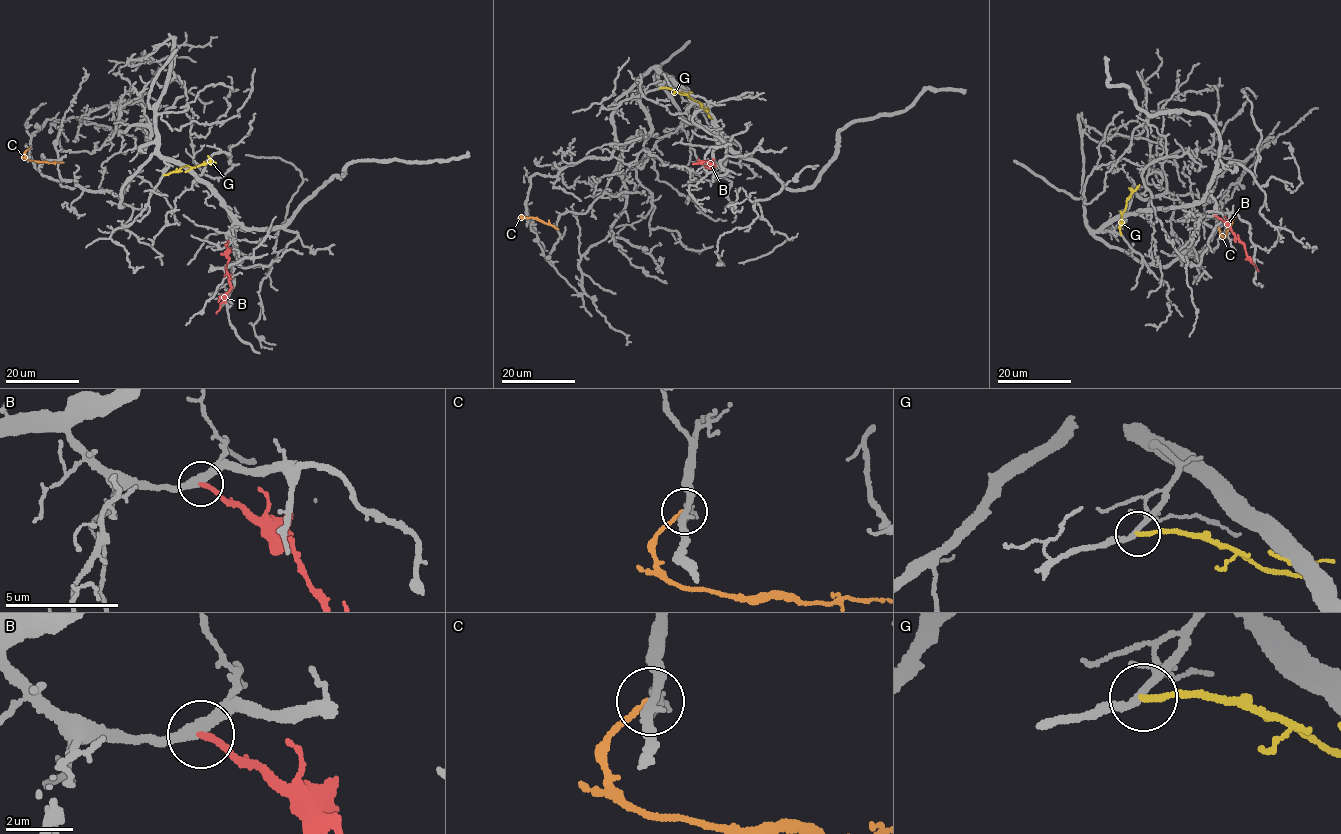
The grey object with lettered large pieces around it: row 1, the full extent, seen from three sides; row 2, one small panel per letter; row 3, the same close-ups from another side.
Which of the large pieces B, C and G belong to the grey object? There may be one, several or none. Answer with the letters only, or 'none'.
none

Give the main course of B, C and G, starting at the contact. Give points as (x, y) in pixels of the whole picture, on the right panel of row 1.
B: (1214, 215), (1226, 223), (1235, 238), (1243, 244), (1259, 271)
C: (1218, 228), (1219, 235), (1226, 237), (1235, 215)
G: (1121, 234), (1121, 213), (1139, 185)

